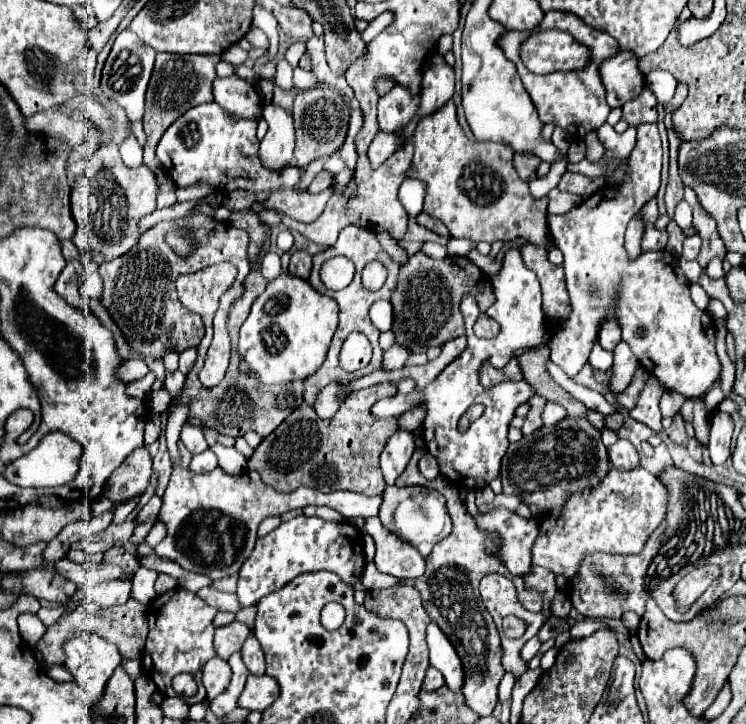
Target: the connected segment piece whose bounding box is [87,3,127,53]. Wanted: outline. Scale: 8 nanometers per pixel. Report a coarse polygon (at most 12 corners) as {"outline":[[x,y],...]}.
{"outline":[[125,3],[109,21],[99,23],[87,33],[89,47],[97,53],[105,47],[115,33],[123,15]]}

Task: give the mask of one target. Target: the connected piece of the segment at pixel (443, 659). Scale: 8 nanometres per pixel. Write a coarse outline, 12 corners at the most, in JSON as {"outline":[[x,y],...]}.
{"outline":[[435,623],[427,627],[431,665],[451,691],[465,685],[463,663]]}

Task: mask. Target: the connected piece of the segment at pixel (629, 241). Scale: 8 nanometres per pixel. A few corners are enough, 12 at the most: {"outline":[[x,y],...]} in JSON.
{"outline":[[634,216],[625,232],[625,249],[631,260],[642,252],[644,223]]}

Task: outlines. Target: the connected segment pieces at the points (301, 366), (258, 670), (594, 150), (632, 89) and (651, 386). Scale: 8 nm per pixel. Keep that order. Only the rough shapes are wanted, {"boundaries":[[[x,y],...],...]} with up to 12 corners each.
{"boundaries":[[[279,275],[239,331],[249,375],[307,379],[325,361],[339,307]],[[251,633],[241,649],[251,675],[265,673],[265,653]],[[595,131],[585,137],[587,159],[599,161],[603,145],[599,143]],[[619,51],[601,65],[609,107],[645,87],[639,57]],[[651,375],[630,417],[655,433],[661,427],[659,399],[665,389]]]}

